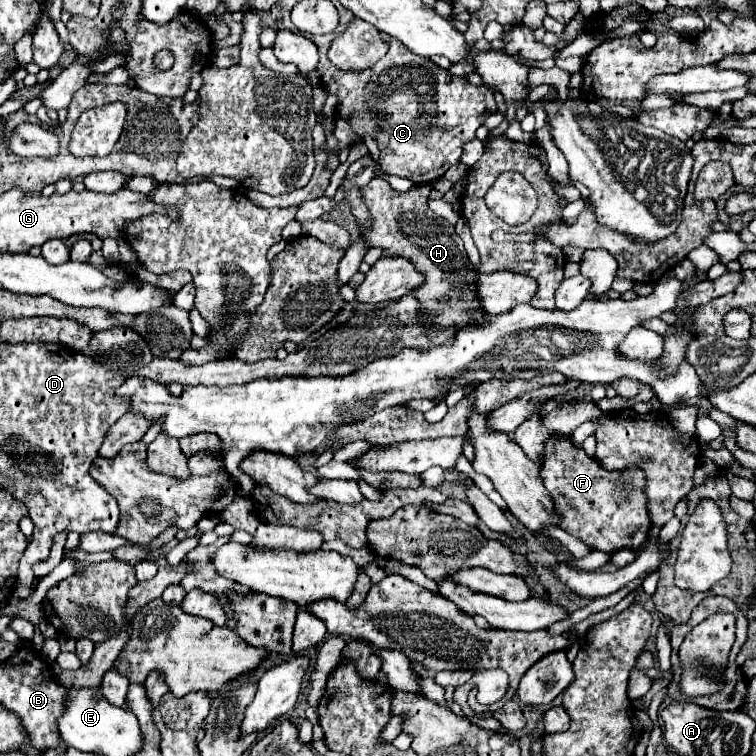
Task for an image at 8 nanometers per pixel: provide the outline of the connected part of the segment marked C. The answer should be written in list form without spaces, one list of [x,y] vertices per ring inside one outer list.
[[[382,35],[388,39],[390,49],[386,53],[386,59],[380,59],[374,63],[374,67],[366,71],[342,72],[329,60],[319,60],[318,72],[321,82],[330,93],[336,93],[340,97],[338,101],[338,113],[336,113],[336,127],[356,125],[348,123],[342,117],[338,117],[344,111],[358,115],[358,143],[364,141],[364,135],[374,135],[378,141],[378,147],[382,151],[380,161],[376,163],[376,173],[388,173],[402,179],[410,179],[414,185],[420,183],[434,183],[436,179],[444,177],[444,173],[460,161],[462,145],[472,141],[476,135],[476,129],[484,123],[484,119],[490,113],[496,113],[496,99],[492,91],[486,91],[486,87],[474,87],[464,77],[452,77],[446,69],[436,67],[426,57],[414,55],[412,51],[406,51],[402,43],[396,39],[390,39],[390,35]]]

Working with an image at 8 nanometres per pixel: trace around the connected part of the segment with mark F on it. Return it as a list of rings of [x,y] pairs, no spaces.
[[[552,437],[546,443],[542,479],[544,487],[558,503],[558,511],[562,511],[562,529],[582,539],[588,547],[614,553],[620,547],[638,547],[648,539],[652,523],[642,491],[642,471],[606,471],[596,459],[588,457],[584,449],[576,449],[570,437]]]

